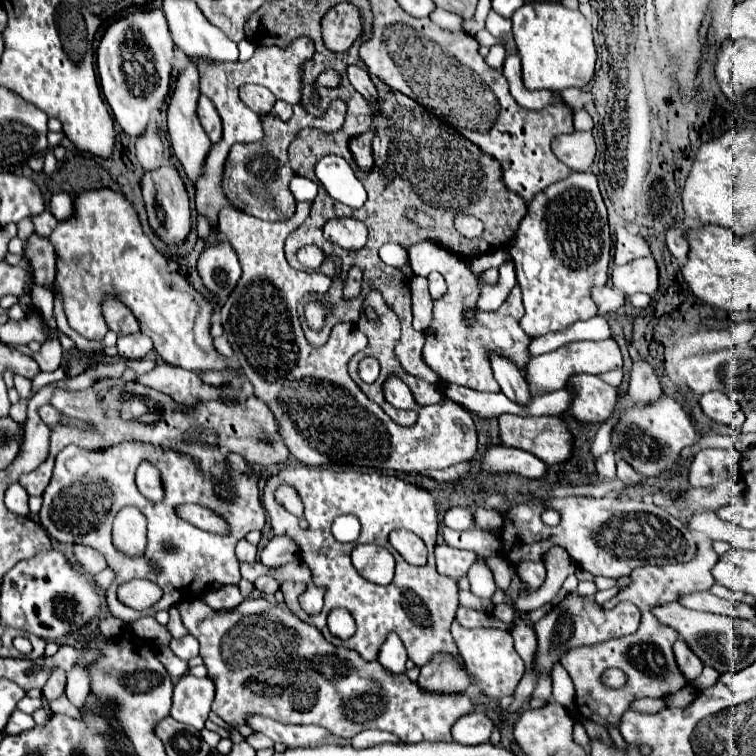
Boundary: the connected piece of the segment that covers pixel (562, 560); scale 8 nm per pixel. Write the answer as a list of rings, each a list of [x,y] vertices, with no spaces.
[[[558,545],[552,547],[550,553],[544,555],[544,565],[548,569],[548,577],[546,577],[544,585],[532,595],[518,595],[516,597],[516,607],[524,613],[530,613],[534,609],[544,607],[546,603],[550,603],[558,595],[564,579],[576,571],[576,565],[570,561],[568,551]]]

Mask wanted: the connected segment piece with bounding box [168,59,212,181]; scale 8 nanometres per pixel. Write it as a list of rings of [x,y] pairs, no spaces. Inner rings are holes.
[[[188,59],[188,65],[186,69],[182,69],[178,75],[176,75],[176,83],[174,83],[174,91],[172,91],[172,97],[168,101],[168,133],[170,133],[170,139],[172,139],[172,149],[174,149],[174,155],[180,159],[180,163],[184,165],[184,171],[188,175],[188,179],[196,181],[198,175],[202,173],[202,163],[206,159],[206,153],[210,149],[210,139],[208,135],[204,133],[198,117],[196,117],[196,103],[198,103],[198,97],[200,97],[200,89],[198,89],[198,69],[196,65]]]

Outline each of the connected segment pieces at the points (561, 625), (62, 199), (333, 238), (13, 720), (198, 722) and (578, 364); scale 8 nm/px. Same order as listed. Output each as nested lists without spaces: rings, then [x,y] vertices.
[[[576,591],[568,593],[566,597],[558,599],[552,609],[534,625],[536,637],[538,637],[538,655],[536,655],[536,669],[538,671],[550,671],[556,661],[562,657],[562,647],[568,651],[570,647],[578,645],[592,645],[600,643],[612,637],[630,635],[638,629],[640,623],[640,611],[632,603],[620,603],[612,611],[602,609],[594,599],[592,603],[586,597],[580,597]]]
[[[58,193],[50,201],[50,211],[58,221],[68,221],[74,217],[74,199],[68,193]]]
[[[334,218],[327,221],[323,227],[323,235],[328,241],[340,247],[358,251],[367,242],[368,229],[362,221],[356,219]]]
[[[14,711],[14,715],[10,717],[10,723],[6,725],[6,733],[8,735],[18,735],[18,733],[34,729],[34,727],[36,727],[36,723],[34,723],[32,715],[26,715],[22,711]]]
[[[184,675],[174,687],[174,703],[170,715],[180,723],[202,729],[204,721],[208,719],[212,701],[214,683],[210,677],[198,679],[192,675]]]
[[[604,339],[604,341],[576,341],[576,343],[568,343],[556,351],[532,357],[528,361],[528,365],[524,367],[524,379],[530,387],[530,395],[540,397],[552,391],[558,391],[566,385],[570,375],[576,373],[590,373],[590,375],[600,375],[606,373],[610,369],[622,369],[622,353],[620,347],[616,345],[614,339]]]

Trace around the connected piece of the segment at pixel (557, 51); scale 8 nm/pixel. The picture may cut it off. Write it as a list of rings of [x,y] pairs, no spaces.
[[[528,1],[514,13],[512,25],[522,57],[522,77],[528,89],[562,91],[566,87],[584,87],[592,79],[596,47],[592,41],[592,25],[580,11],[570,11],[558,1]]]

